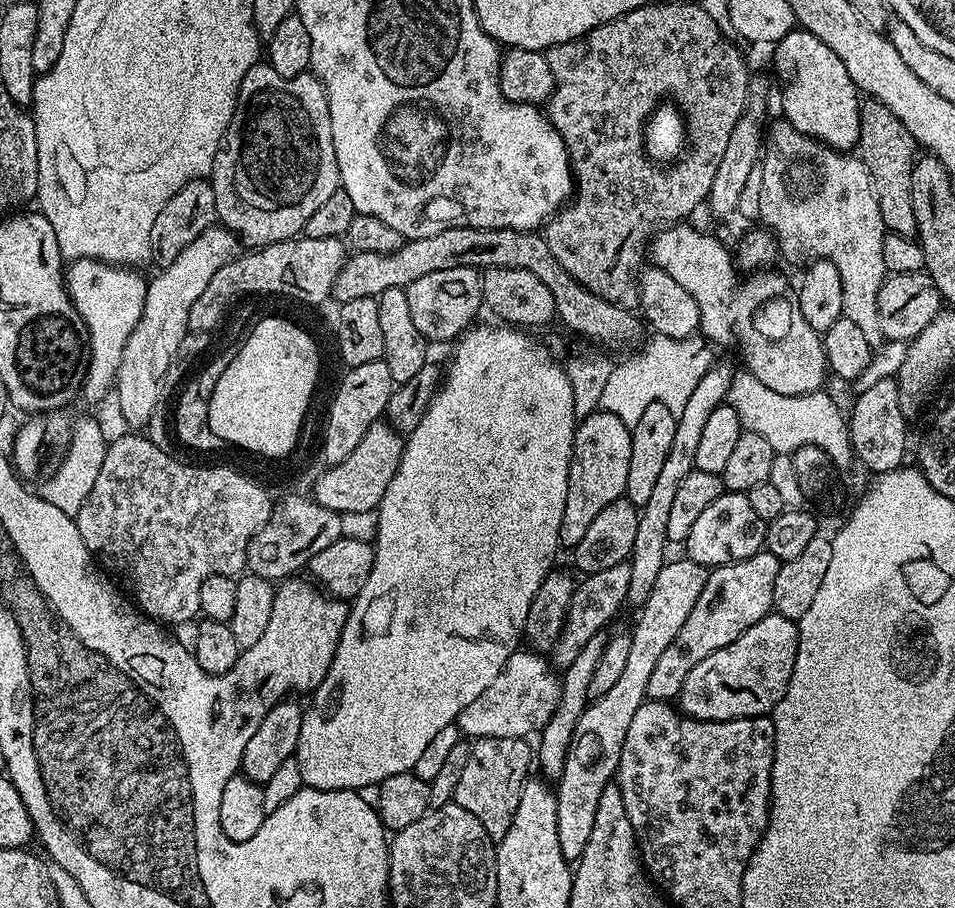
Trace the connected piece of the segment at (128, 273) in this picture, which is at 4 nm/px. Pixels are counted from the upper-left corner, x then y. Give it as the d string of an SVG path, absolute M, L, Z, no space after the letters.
M73 260L67 265L68 297L84 321L86 333L86 371L82 396L92 402L99 402L109 395L122 362L126 338L134 334L134 326L138 326L138 318L142 316L148 280L136 272L139 271L135 267L103 264L101 260Z

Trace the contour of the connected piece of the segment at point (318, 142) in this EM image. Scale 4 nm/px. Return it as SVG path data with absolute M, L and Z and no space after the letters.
M258 62L246 70L230 126L214 158L210 183L214 190L217 221L232 229L245 245L253 249L264 248L301 235L306 222L310 222L310 214L314 214L314 210L323 206L330 194L340 188L334 134L330 134L328 95L320 85L320 79L306 71L287 80L267 62Z

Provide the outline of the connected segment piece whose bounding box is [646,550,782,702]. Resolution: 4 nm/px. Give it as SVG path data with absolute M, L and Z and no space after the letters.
M761 550L750 558L722 564L709 571L706 586L702 586L702 594L698 594L698 602L694 602L694 610L690 610L682 630L678 630L674 642L666 646L662 658L658 658L654 666L654 674L650 674L650 682L646 684L648 700L675 701L686 682L686 674L690 674L702 658L710 658L714 650L730 646L734 638L773 611L774 578L778 578L781 563L774 554Z

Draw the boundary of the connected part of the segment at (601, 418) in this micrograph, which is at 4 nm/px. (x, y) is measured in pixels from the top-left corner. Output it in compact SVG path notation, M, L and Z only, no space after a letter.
M593 410L588 417L581 419L576 426L576 437L572 447L572 461L566 490L566 510L560 531L561 549L570 550L582 542L594 518L610 502L625 495L626 478L629 477L632 429L610 414Z

